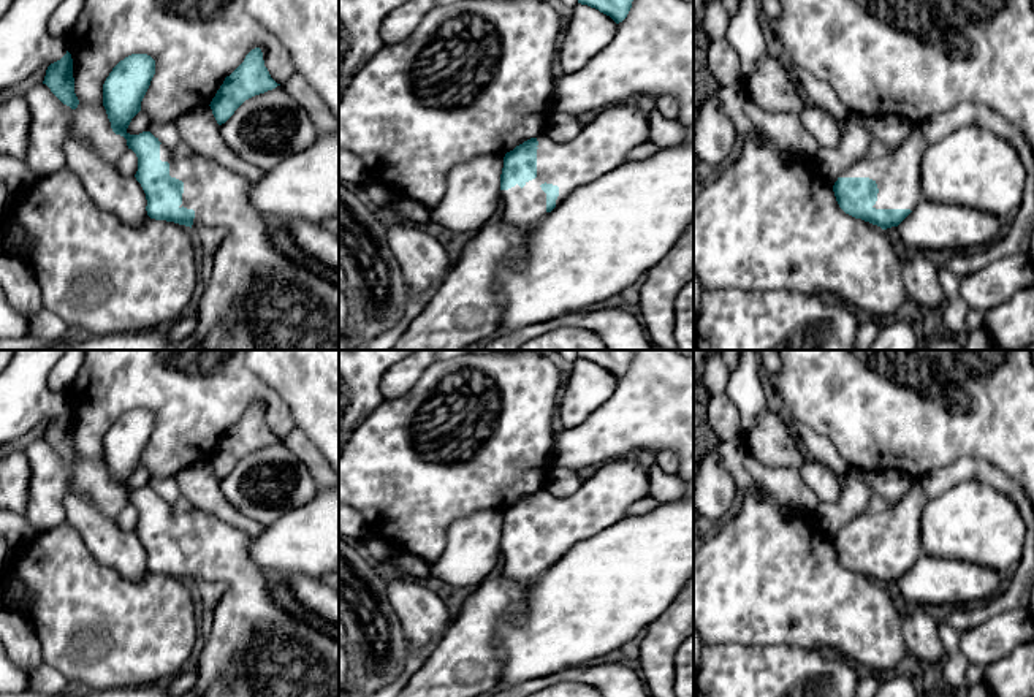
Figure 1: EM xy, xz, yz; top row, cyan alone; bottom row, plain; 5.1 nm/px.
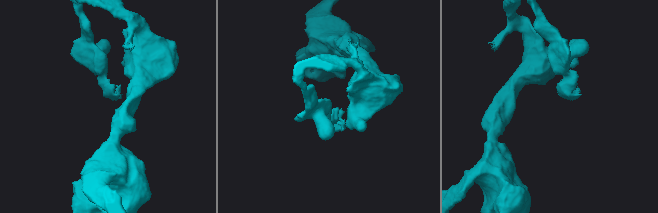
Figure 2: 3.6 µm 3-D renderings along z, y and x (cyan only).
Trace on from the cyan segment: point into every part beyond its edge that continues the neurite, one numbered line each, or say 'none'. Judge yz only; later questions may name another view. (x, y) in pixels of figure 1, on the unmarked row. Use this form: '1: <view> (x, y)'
none

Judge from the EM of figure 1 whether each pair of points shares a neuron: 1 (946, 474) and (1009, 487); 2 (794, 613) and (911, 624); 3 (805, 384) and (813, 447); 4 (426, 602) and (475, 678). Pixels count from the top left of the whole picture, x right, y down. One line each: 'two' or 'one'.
1: one
2: two
3: two
4: two

